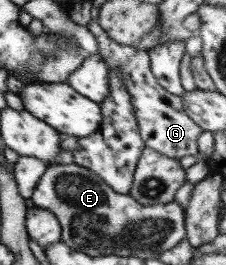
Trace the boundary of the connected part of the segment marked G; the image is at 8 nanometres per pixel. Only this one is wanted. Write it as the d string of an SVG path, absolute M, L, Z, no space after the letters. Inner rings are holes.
M91 19L88 29L97 39L101 58L105 60L107 66L113 67L113 69L121 69L121 73L124 74L125 85L131 96L141 139L146 148L151 148L175 161L179 161L185 156L200 158L197 140L201 136L203 128L187 115L182 96L176 96L161 87L161 84L153 75L153 71L151 71L148 51L143 52L143 50L137 50L134 46L115 43L101 28L96 19Z

